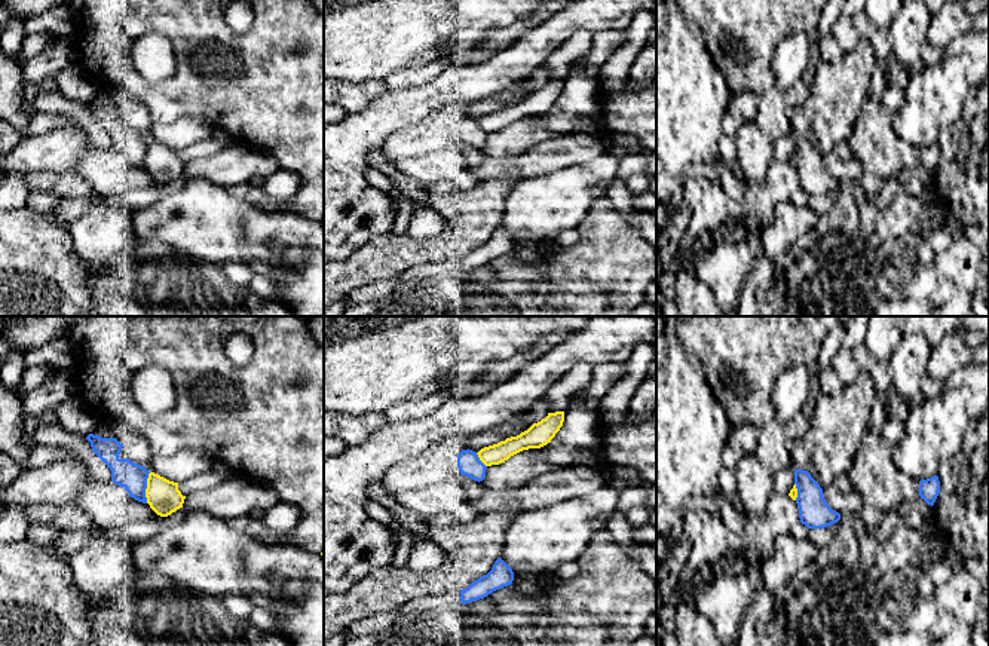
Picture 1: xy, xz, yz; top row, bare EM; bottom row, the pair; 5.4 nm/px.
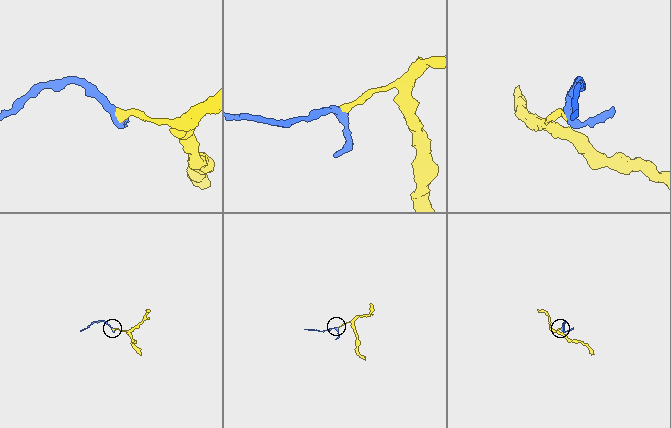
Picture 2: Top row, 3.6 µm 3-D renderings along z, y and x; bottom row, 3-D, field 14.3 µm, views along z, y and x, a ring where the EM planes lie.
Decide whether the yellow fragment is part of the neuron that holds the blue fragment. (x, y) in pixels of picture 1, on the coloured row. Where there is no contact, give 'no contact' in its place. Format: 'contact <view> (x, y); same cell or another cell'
contact xy (146, 487); another cell

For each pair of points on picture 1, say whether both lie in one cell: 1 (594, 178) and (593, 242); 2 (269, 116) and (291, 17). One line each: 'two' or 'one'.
1: two
2: one

